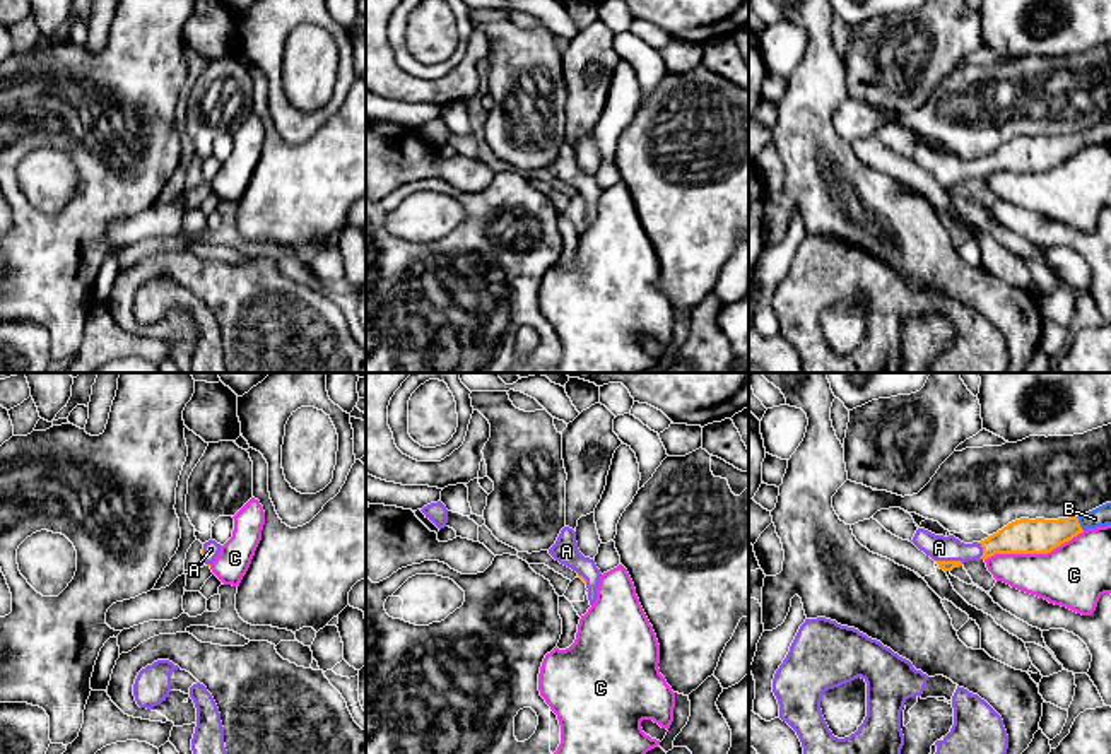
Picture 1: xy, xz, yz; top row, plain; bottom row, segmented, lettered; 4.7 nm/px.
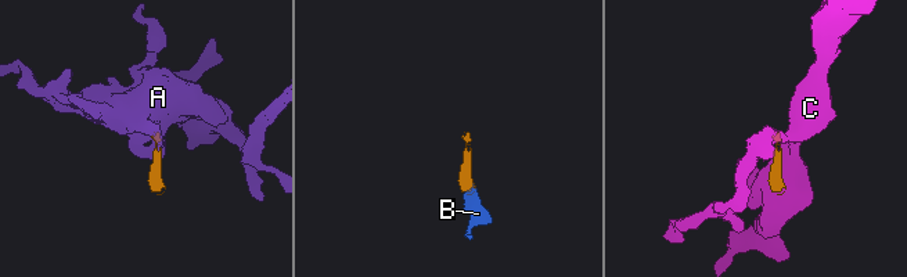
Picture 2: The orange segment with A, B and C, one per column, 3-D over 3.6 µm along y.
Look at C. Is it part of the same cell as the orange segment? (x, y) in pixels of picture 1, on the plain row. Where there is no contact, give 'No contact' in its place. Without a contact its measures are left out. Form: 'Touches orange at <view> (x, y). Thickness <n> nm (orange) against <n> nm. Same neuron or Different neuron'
Touches orange at yz (1034, 170). Thickness 170 nm (orange) against 300 nm. Different neuron

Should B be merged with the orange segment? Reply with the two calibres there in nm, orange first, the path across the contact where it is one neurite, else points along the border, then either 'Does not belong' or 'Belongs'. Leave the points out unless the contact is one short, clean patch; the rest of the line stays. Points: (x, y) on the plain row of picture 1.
Thickness 170 nm (orange) against 90 nm. Path across: yz (1040, 153), (1079, 141), (1099, 134). Belongs

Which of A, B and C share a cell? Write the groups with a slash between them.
A B / C

